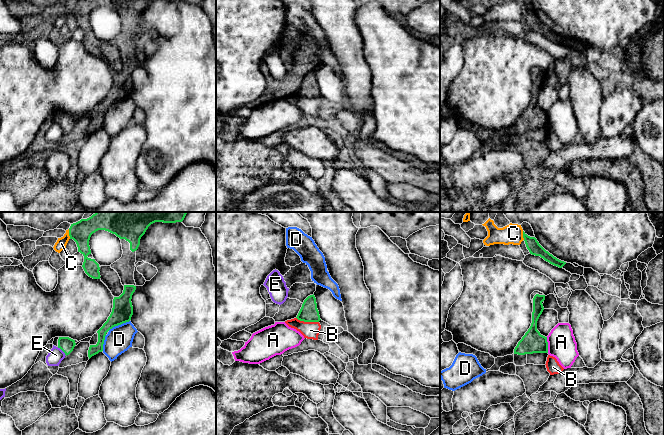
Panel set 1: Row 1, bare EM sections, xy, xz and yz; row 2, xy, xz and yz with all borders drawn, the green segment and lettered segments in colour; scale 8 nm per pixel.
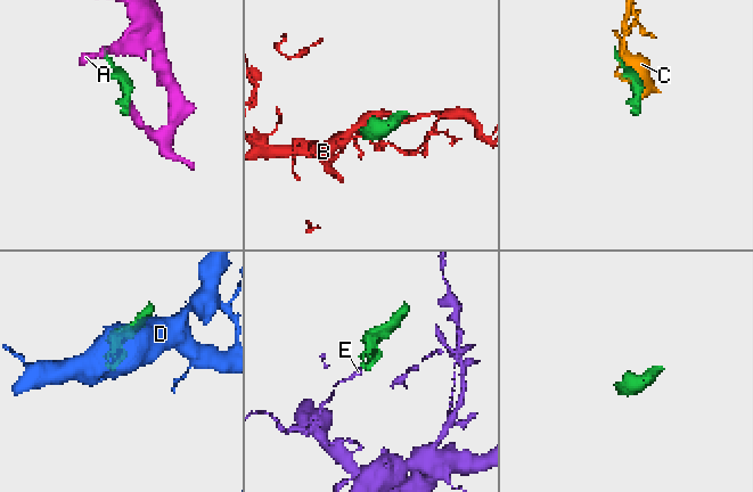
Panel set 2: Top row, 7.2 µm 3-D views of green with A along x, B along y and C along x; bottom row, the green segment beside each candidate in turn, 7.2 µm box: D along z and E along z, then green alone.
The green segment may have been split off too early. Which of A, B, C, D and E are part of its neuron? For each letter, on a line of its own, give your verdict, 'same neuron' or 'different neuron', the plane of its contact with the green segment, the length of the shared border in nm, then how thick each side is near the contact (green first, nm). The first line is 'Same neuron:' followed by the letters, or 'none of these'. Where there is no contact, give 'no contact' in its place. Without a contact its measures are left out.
Same neuron: none of these
A: different neuron | yz | 130 nm | 180/220 nm
B: different neuron | xz | 190 nm | 140/140 nm
C: different neuron | xy | 80 nm | 170/90 nm
D: different neuron | xy | 190 nm | 170/220 nm
E: different neuron | xy | 100 nm | 120/120 nm

